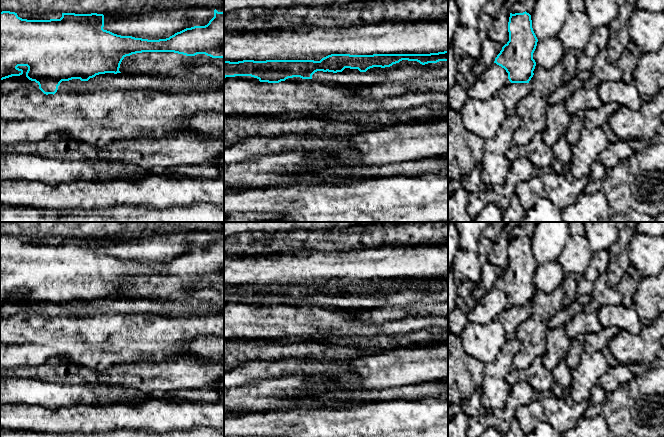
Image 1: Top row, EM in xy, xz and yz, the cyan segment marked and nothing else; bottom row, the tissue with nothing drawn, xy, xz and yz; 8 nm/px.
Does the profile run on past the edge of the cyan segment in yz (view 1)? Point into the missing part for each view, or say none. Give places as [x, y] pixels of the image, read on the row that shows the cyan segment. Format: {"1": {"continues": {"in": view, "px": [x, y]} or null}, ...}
{"1": {"continues": null}}

